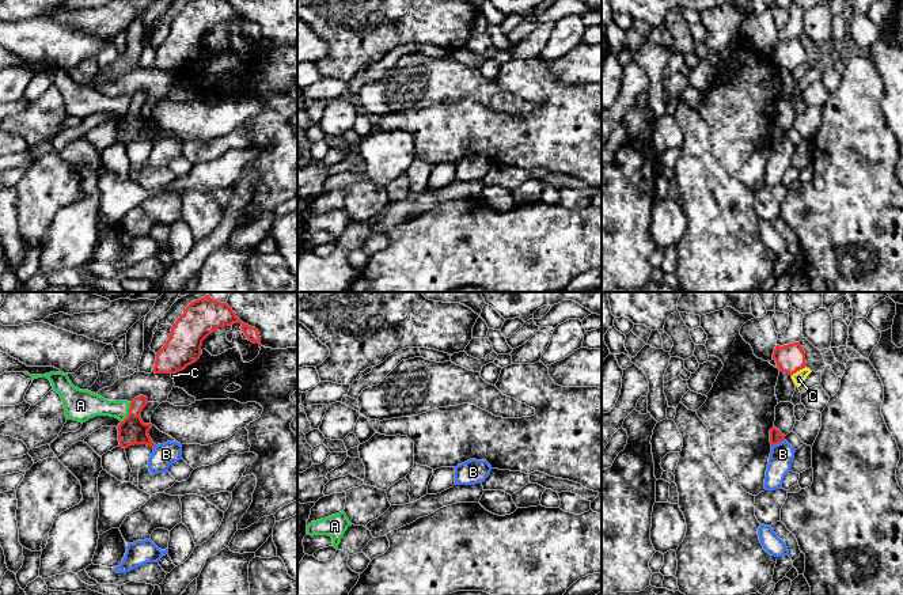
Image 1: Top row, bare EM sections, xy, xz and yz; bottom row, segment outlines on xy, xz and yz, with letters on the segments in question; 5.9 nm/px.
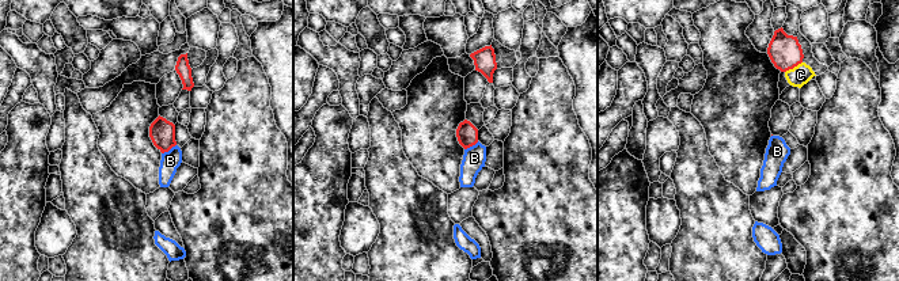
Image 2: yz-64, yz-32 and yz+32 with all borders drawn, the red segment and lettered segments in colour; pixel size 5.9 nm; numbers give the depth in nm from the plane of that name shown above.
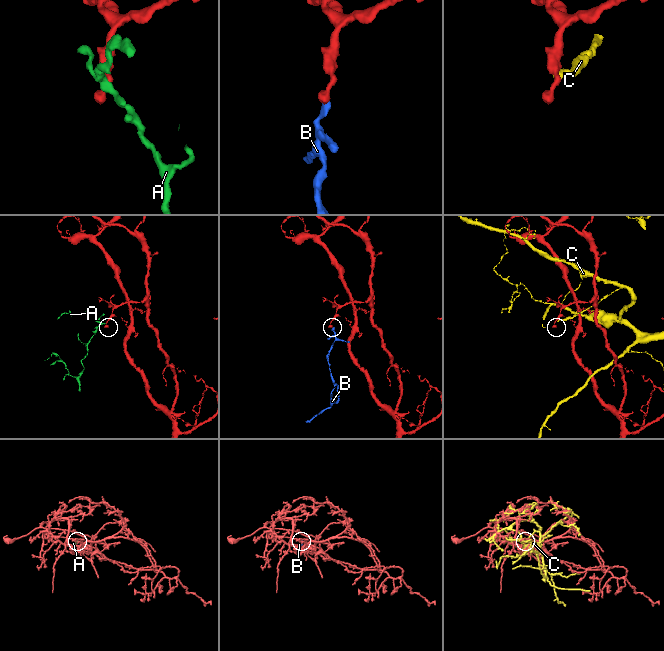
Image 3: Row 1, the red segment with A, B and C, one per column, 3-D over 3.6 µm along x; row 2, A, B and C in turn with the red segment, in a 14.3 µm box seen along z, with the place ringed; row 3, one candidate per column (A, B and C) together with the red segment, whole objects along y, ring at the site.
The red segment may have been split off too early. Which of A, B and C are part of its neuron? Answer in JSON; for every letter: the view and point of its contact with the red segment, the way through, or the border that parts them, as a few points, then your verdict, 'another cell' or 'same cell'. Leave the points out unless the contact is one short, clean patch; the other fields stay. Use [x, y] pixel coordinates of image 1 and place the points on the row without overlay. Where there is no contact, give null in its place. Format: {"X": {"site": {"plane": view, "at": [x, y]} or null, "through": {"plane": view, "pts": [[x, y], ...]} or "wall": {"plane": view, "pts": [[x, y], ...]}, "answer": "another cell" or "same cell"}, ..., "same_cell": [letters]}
{"A": {"site": {"plane": "xy", "at": [129, 107]}, "wall": {"plane": "xy", "pts": [[131, 98], [129, 107], [121, 117]]}, "answer": "another cell"}, "B": {"site": {"plane": "yz", "at": [777, 139]}, "wall": {"plane": "yz", "pts": [[784, 135], [771, 141]]}, "answer": "another cell"}, "C": {"site": {"plane": "yz", "at": [799, 65]}, "answer": "another cell"}, "same_cell": []}

